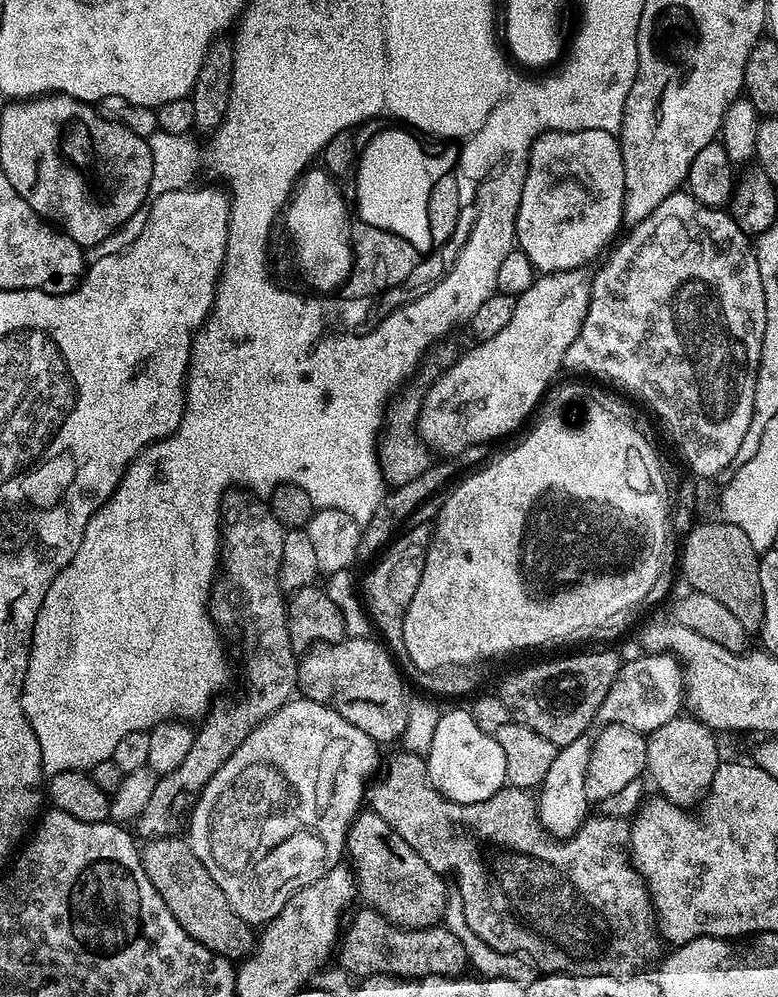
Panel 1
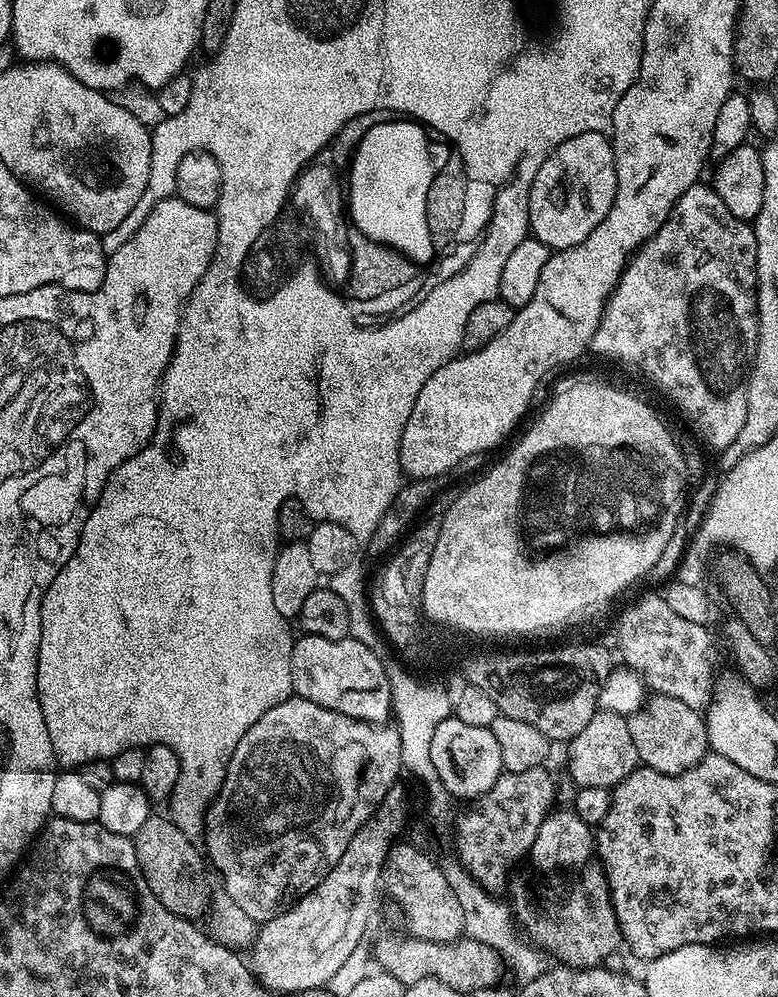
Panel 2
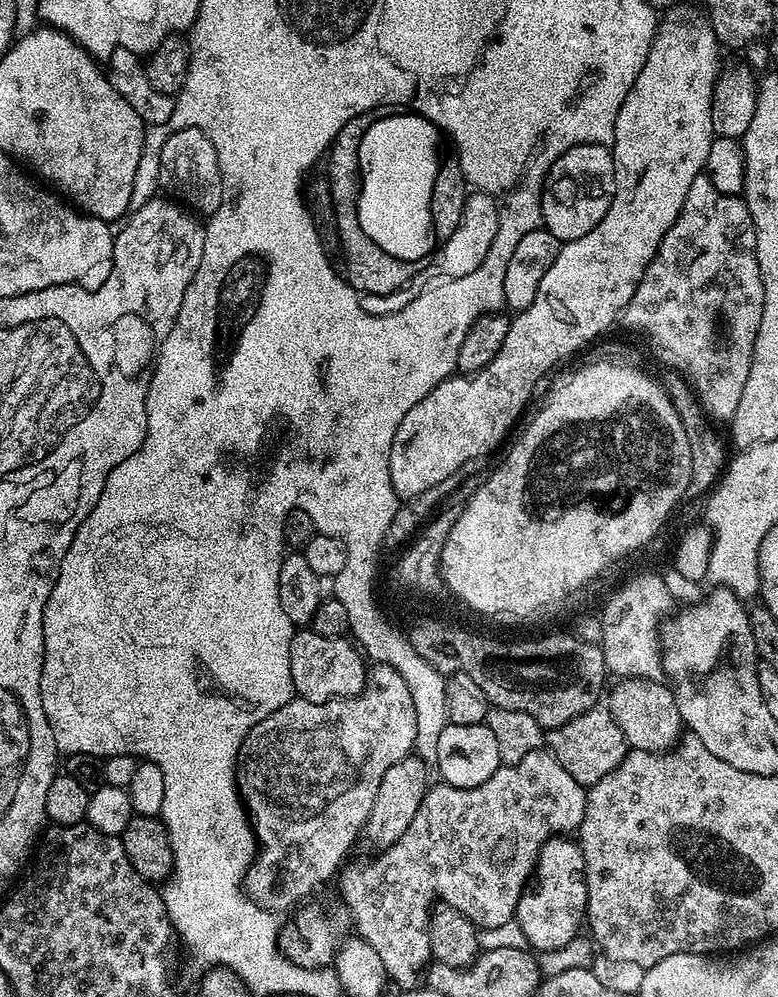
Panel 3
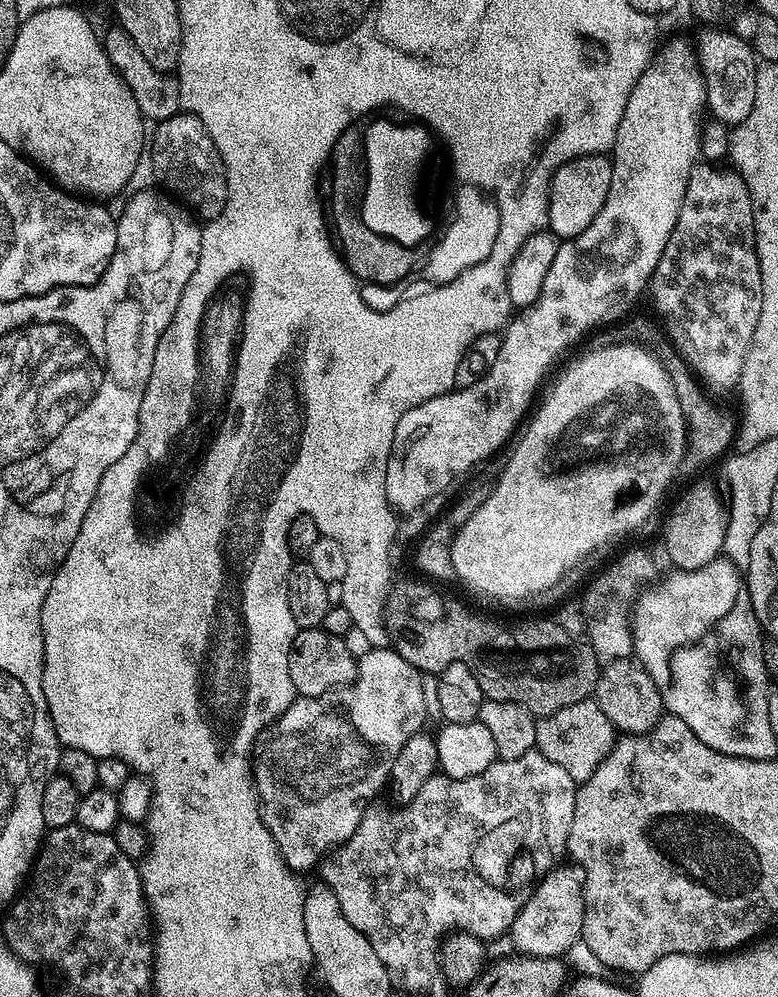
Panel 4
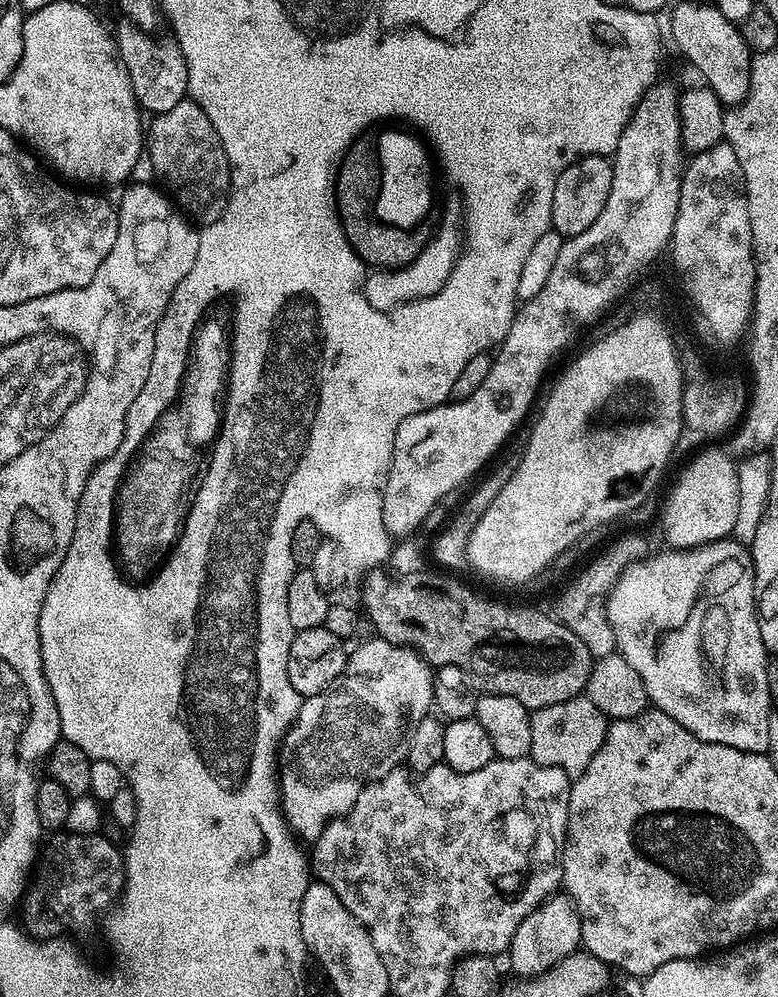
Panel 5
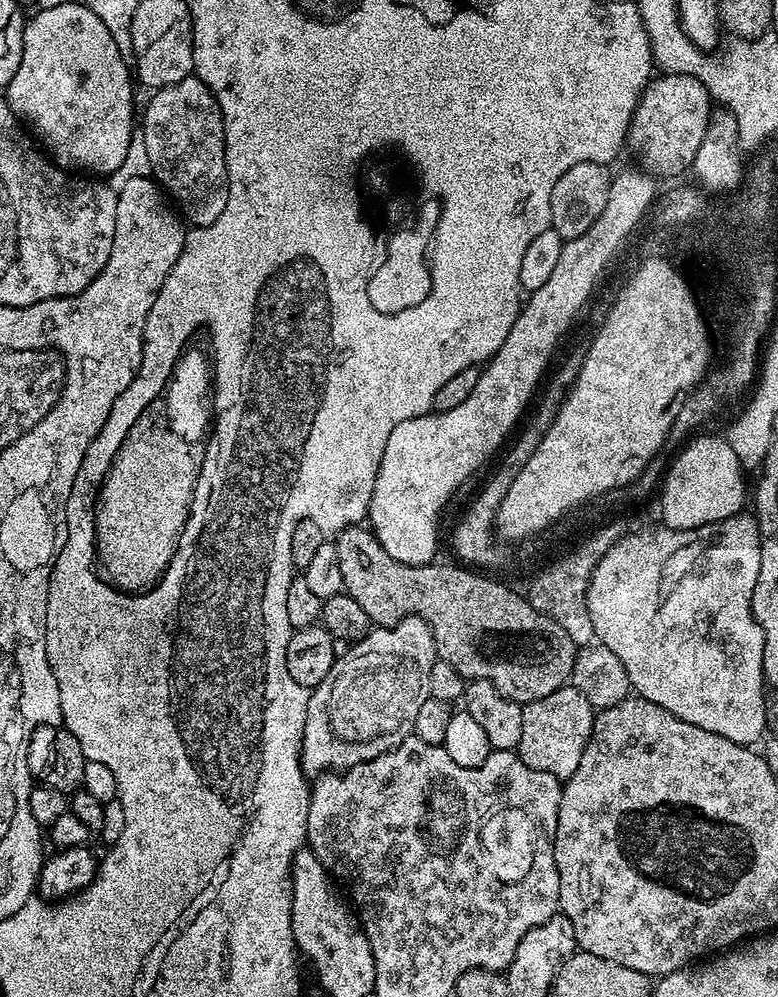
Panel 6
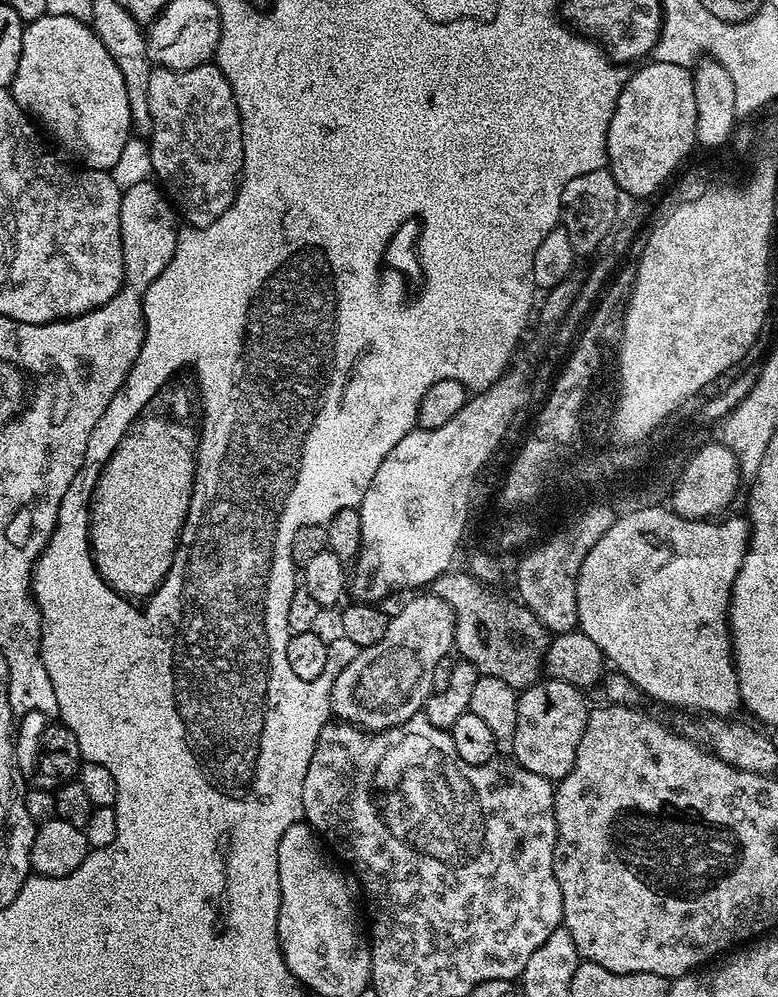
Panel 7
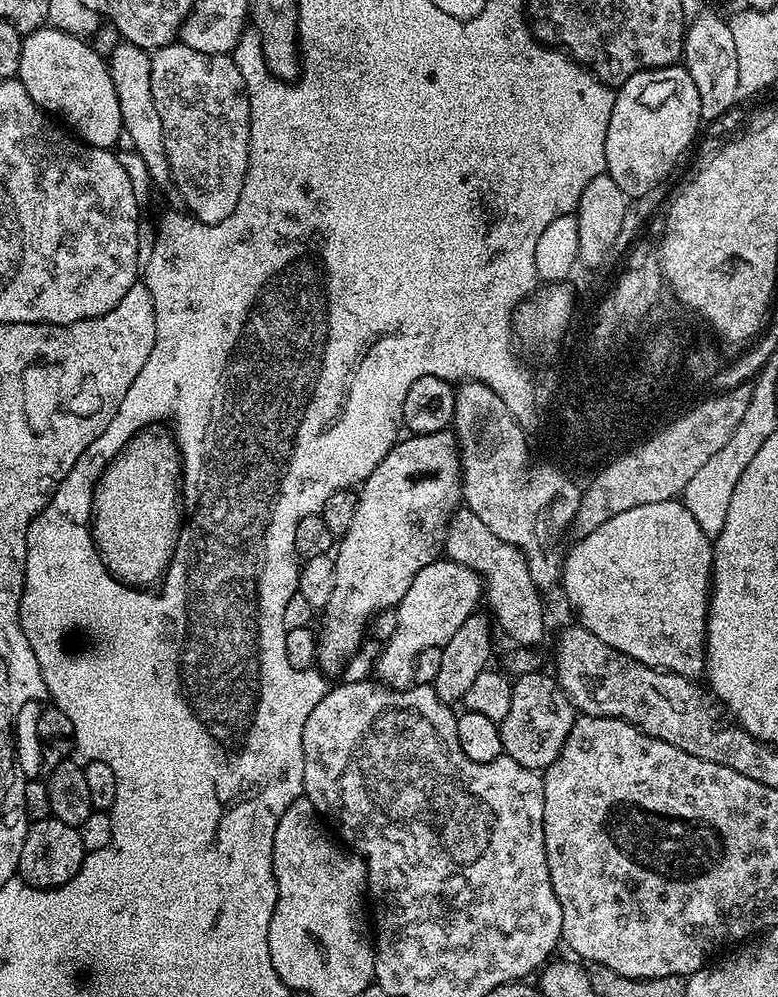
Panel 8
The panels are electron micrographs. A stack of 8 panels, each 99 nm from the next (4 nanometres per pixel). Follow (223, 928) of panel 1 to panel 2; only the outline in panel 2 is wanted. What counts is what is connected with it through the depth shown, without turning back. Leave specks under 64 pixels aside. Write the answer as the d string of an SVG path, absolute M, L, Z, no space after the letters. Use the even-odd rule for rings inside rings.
M159 814L150 815L135 832L131 841L139 869L142 870L146 884L150 892L158 898L158 902L175 916L197 918L196 916L203 914L204 907L208 904L208 884L204 881L205 861L202 856L200 861L195 846L188 841L189 833L177 824Z

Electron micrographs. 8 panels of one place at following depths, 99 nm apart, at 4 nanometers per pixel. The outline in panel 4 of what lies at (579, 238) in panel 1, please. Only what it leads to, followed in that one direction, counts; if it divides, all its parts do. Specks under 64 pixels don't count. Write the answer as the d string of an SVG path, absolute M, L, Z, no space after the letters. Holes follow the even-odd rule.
M607 155L579 156L563 164L552 175L552 185L548 191L548 228L561 241L572 240L582 234L582 230L598 218L606 202L606 194L610 194L611 181L612 161Z

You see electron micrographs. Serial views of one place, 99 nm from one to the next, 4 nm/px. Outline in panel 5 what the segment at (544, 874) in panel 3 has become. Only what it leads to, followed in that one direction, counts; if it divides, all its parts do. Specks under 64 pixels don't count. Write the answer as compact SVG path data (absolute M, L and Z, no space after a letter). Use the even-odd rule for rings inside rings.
M553 894L525 917L522 926L518 926L506 956L512 959L512 968L517 972L517 977L535 978L580 947L580 915L567 895Z

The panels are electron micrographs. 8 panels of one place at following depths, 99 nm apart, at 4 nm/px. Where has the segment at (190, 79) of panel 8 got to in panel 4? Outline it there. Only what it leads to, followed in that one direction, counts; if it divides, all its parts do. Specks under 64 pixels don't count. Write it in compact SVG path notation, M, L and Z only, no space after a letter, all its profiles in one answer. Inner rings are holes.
M181 110L175 116L159 121L155 128L156 133L150 136L150 151L153 174L159 187L191 209L201 221L218 218L228 201L228 179L224 160L206 126L193 113Z

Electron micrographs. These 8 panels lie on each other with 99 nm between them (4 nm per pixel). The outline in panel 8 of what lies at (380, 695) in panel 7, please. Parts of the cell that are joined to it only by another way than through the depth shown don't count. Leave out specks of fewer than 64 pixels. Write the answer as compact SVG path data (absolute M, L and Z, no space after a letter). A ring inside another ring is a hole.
M438 558L430 566L422 566L410 582L410 590L396 605L398 630L389 640L383 641L380 657L376 660L375 679L390 688L413 687L413 672L416 659L423 651L431 648L443 648L458 631L458 626L466 622L477 611L482 600L482 577L474 569L460 565L447 558Z

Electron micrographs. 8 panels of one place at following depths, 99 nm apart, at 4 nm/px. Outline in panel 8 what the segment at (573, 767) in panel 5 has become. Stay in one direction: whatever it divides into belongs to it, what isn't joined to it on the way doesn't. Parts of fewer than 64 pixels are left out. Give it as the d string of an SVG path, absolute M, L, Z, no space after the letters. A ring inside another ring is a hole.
M544 670L528 672L525 676L518 676L512 680L512 693L510 694L510 711L506 713L506 718L499 721L500 737L504 747L504 755L510 757L514 762L518 762L527 768L543 770L551 766L554 758L562 754L562 746L574 726L578 713L572 707L570 698L562 690L560 681L555 675L544 673Z

